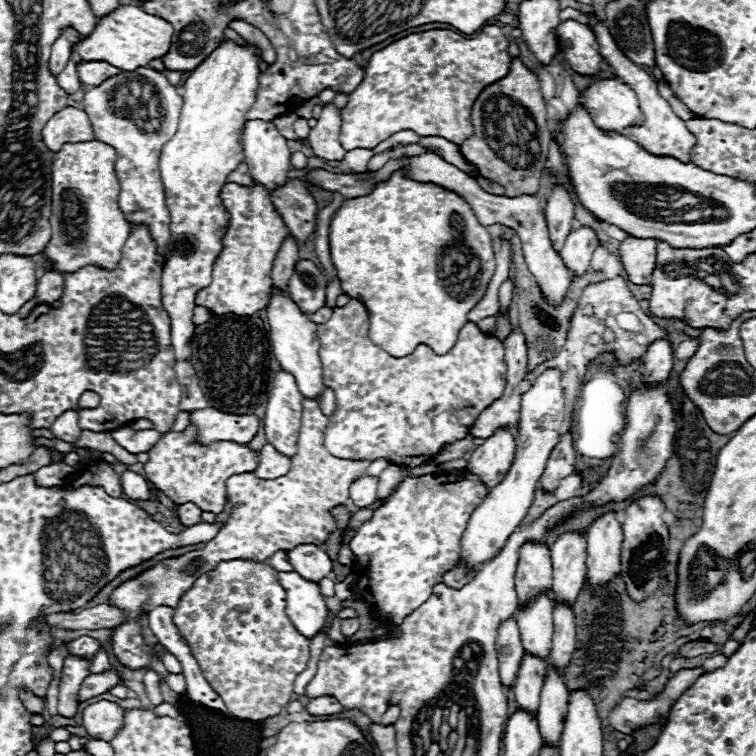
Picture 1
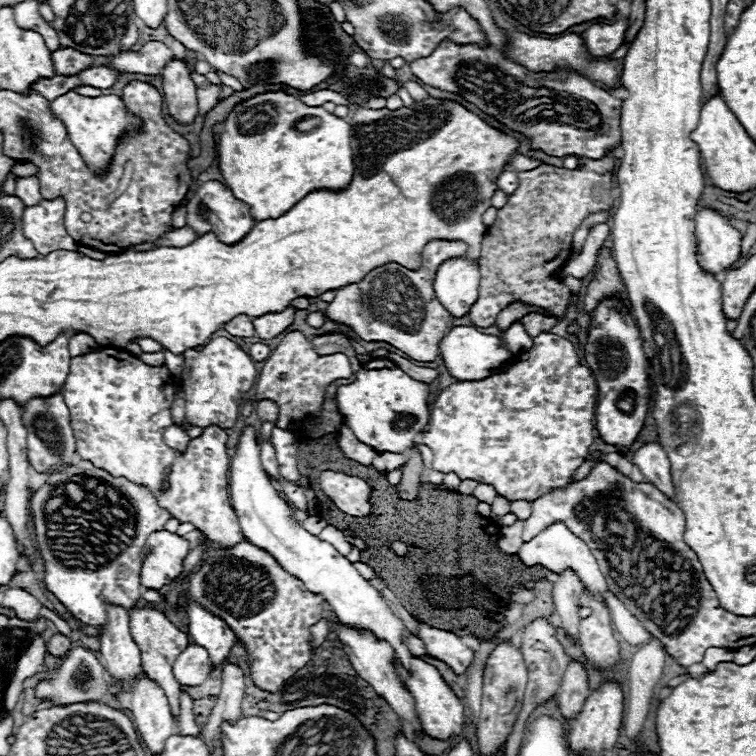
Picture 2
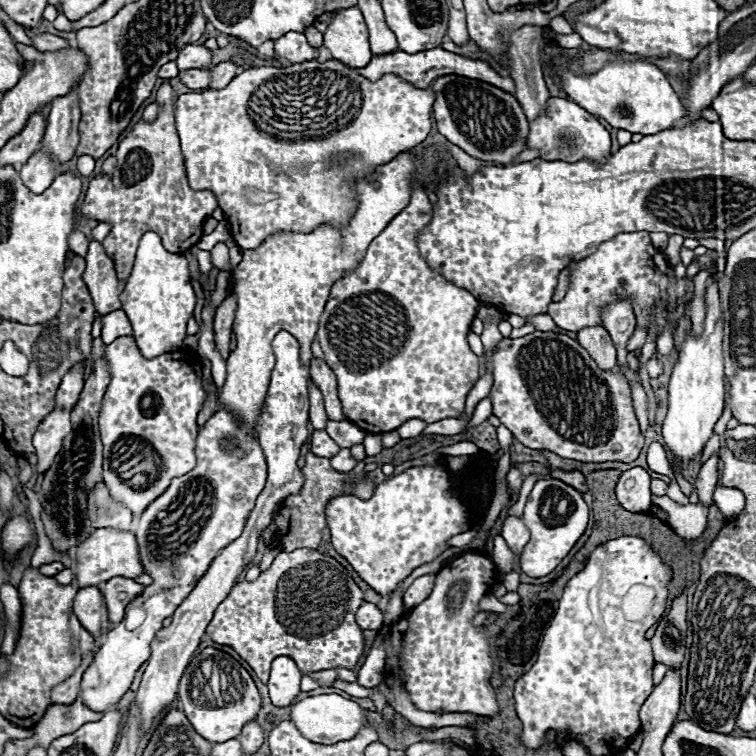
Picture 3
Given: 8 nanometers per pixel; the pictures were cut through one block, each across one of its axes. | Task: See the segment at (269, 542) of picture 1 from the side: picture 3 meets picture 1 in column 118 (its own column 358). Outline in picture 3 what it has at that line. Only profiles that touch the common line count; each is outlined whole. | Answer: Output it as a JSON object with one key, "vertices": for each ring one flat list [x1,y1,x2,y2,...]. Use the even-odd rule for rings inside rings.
{"vertices":[[298,548,294,552,280,552,274,558,272,566,262,572,254,582,242,580,234,584,228,598,216,608,214,618,206,628,206,634,216,644,230,646,232,650,236,650,252,666,252,670,262,682,268,682,270,666,278,656,292,658,304,674,328,668,354,670,366,650,362,628,354,620,356,608,360,608,362,602,362,590,340,562,314,548]]}

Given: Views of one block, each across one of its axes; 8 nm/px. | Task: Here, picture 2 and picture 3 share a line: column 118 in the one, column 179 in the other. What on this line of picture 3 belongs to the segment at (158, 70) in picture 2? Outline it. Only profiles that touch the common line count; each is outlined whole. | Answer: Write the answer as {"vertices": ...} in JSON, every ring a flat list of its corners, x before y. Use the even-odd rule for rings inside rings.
{"vertices":[[188,44,186,48,180,50,180,56,176,58,178,70,192,70,192,68,210,68,210,50,204,46,194,46]]}

